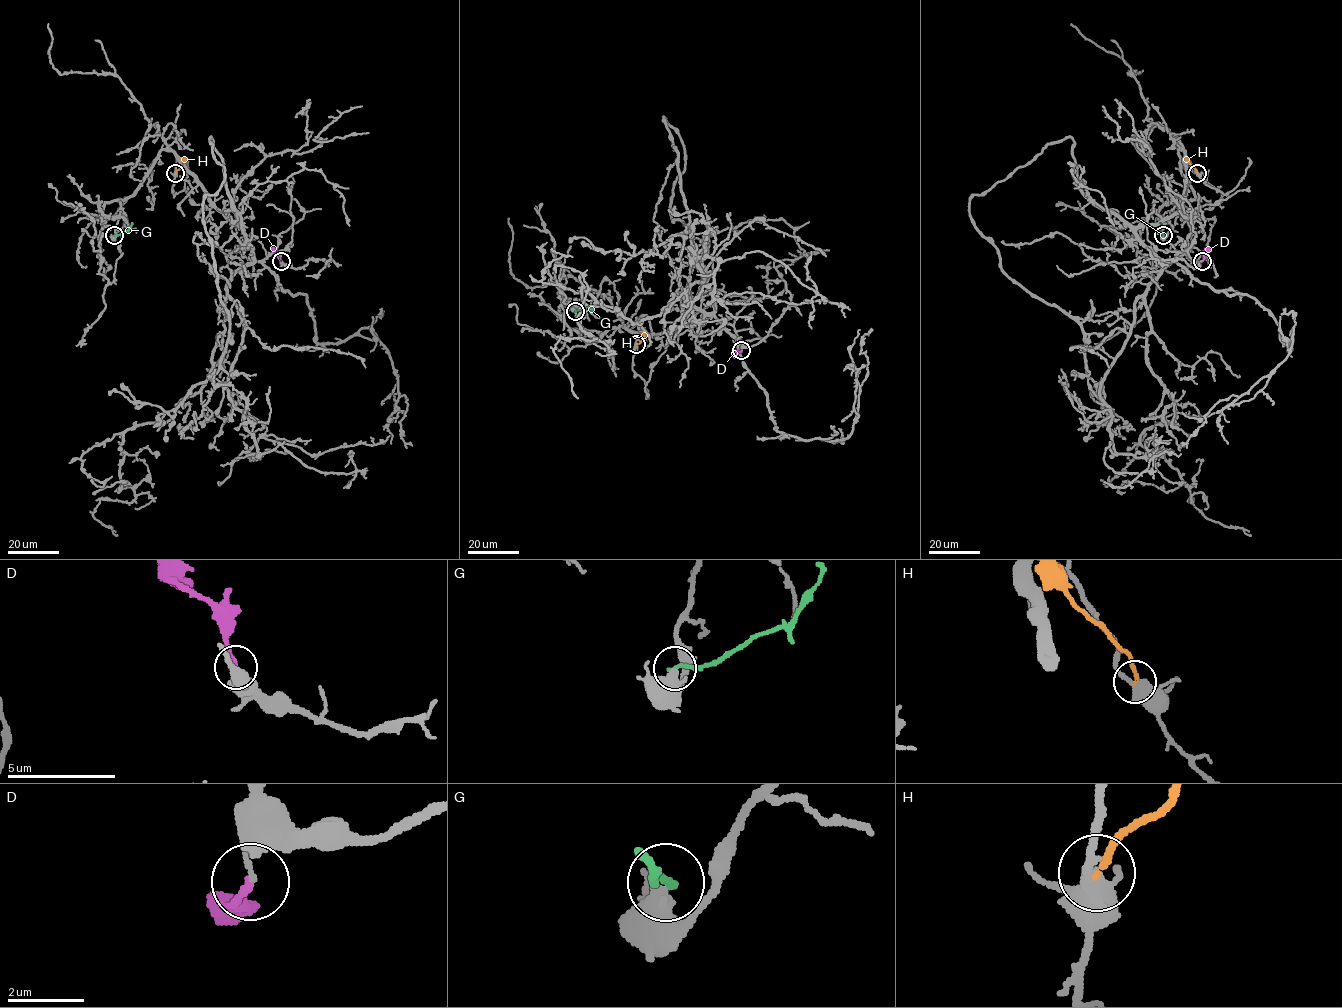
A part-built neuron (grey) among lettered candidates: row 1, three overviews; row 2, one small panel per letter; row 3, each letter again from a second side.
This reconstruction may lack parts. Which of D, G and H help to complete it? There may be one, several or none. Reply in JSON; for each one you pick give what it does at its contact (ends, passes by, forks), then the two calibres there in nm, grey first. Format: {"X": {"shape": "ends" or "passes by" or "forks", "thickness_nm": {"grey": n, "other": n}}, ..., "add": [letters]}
{"add": []}

